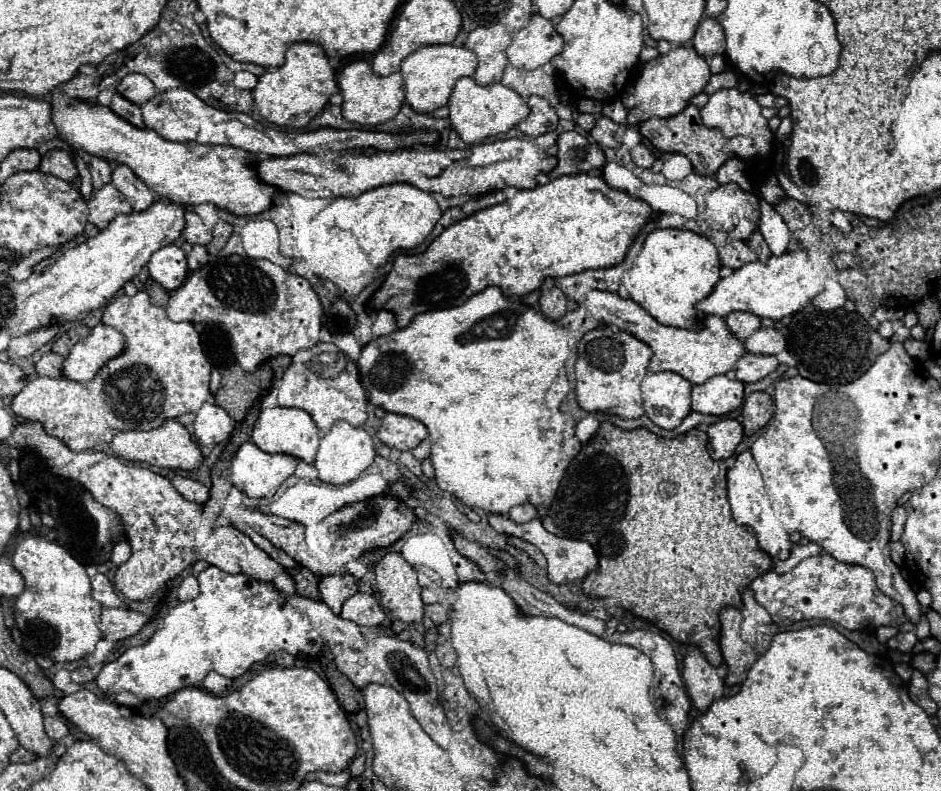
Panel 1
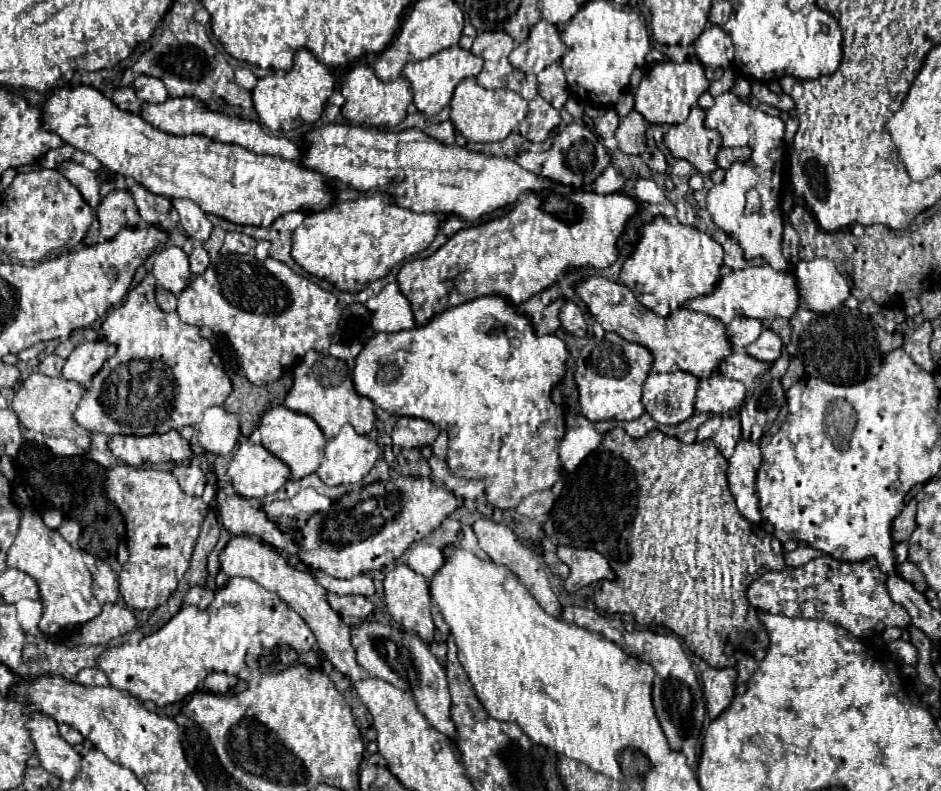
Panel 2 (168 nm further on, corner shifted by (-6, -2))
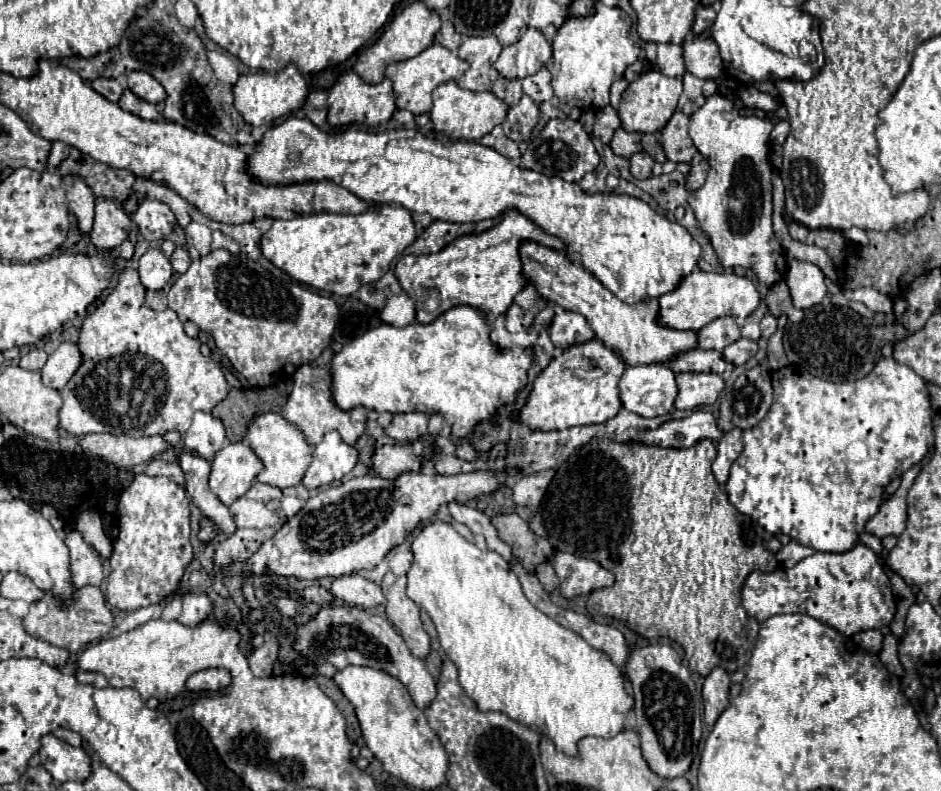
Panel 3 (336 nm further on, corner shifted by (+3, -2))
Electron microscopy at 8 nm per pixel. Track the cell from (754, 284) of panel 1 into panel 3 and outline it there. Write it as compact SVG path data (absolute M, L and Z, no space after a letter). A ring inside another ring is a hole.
M695 268L689 276L681 278L673 292L667 292L657 298L659 300L659 316L657 322L675 330L701 330L705 324L713 322L721 316L731 316L737 322L743 322L757 306L759 292L753 282L745 276L737 276L733 272L703 272Z

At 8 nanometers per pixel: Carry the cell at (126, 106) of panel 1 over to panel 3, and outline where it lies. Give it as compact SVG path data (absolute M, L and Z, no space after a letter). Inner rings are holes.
M95 78L91 82L91 88L97 90L101 96L105 96L111 102L117 102L121 98L121 92L123 92L121 84L117 80L113 80L113 78Z

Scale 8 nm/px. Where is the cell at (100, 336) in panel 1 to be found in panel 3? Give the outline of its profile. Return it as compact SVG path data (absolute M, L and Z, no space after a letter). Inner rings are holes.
M63 342L53 354L49 354L45 366L41 368L41 380L45 386L61 390L81 364L81 352L77 344Z

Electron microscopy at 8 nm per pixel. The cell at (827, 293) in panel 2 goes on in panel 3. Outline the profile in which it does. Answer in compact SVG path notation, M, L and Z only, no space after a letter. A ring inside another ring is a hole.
M795 258L789 260L787 286L791 290L795 308L811 308L815 304L821 304L827 294L825 274L821 268L817 264L799 262Z

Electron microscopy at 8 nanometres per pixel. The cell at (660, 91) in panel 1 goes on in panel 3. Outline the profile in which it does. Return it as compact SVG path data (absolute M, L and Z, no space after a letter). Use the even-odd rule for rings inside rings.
M659 70L643 72L623 92L623 98L621 98L621 104L617 110L619 118L621 118L621 128L625 132L639 132L639 134L659 132L667 124L667 120L673 116L677 100L681 96L681 90L683 90L681 78L667 78Z

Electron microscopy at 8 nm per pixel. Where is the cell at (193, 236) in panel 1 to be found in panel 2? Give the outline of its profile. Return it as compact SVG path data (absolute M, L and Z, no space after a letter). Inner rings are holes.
M172 200L172 208L180 216L180 226L184 234L200 244L204 244L212 232L212 222L192 200Z

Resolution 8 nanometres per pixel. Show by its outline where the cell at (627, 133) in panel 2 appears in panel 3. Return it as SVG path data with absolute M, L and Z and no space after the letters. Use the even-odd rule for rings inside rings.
M619 128L611 140L611 150L617 154L617 156L623 156L623 158L631 158L633 154L641 152L641 134L637 132L625 132L623 128Z

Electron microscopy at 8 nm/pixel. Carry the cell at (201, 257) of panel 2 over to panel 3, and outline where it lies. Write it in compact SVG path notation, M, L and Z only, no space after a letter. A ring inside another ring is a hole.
M175 248L175 252L169 256L169 262L173 266L173 272L181 274L181 272L185 272L189 268L191 258L189 258L189 252L185 248Z

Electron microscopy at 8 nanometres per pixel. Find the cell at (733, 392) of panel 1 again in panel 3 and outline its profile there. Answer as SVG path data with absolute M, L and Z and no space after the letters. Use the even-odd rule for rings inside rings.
M681 372L677 373L675 380L677 380L677 388L679 388L679 394L675 398L677 410L695 410L697 406L709 406L717 400L719 392L725 386L723 378L715 373Z

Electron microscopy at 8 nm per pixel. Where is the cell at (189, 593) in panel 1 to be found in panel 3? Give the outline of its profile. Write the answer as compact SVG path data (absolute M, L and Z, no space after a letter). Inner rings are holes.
M189 592L183 596L183 614L179 616L179 622L185 626L197 626L203 620L207 620L213 614L213 604L205 594Z

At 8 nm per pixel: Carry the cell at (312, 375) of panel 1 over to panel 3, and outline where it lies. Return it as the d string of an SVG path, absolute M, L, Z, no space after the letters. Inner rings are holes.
M309 364L301 366L297 372L295 372L295 384L293 384L293 390L289 394L289 400L283 408L283 418L293 424L295 428L299 428L303 434L305 434L305 440L309 444L319 444L323 440L323 436L331 430L337 430L341 434L341 438L347 442L347 444L355 444L357 438L363 434L365 430L365 422L367 422L367 412L365 408L353 408L349 412L345 410L339 410L333 402L331 402L331 374L329 374L329 366L323 366L323 368L313 368Z

